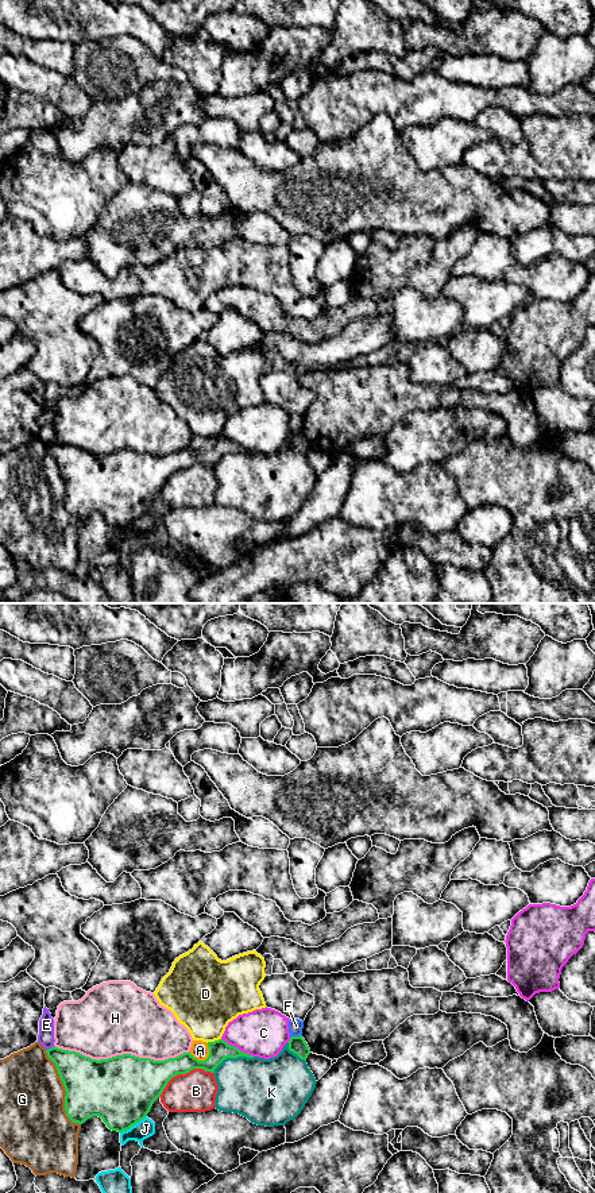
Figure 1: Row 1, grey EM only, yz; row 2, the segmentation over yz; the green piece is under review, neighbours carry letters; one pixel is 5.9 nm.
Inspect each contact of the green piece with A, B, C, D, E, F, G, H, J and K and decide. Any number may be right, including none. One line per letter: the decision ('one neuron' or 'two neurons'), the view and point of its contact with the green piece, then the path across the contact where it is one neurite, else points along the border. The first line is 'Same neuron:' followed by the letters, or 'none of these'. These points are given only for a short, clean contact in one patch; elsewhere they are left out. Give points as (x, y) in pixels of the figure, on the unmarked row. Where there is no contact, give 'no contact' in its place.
Same neuron: A
A: one neuron; meets green in yz at (203, 456); runs through yz (162, 467), (188, 456), (203, 456), (200, 446)
B: two neurons; meets green in yz at (184, 468)
C: two neurons; meets green in yz at (236, 443)
D: two neurons; meets green in yz at (215, 436); border along yz (220, 433), (207, 439)
E: two neurons; meets green in yz at (49, 444); border along yz (53, 440), (46, 446)
F: two neurons; meets green in yz at (296, 432); border along yz (301, 429), (290, 433)
G: two neurons; meets green in yz at (65, 485)
H: two neurons; meets green in yz at (122, 451)
J: two neurons; meets green in yz at (132, 520)
K: two neurons; meets green in yz at (232, 452)

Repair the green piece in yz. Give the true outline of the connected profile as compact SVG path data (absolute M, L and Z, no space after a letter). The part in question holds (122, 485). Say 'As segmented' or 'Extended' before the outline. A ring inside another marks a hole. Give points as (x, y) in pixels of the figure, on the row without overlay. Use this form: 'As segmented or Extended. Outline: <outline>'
Extended. Outline: M223 435L193 436L189 448L165 456L131 449L97 456L55 441L46 448L66 486L66 511L78 520L98 511L117 528L143 516L173 472L193 464L215 468L227 453L254 453Z

